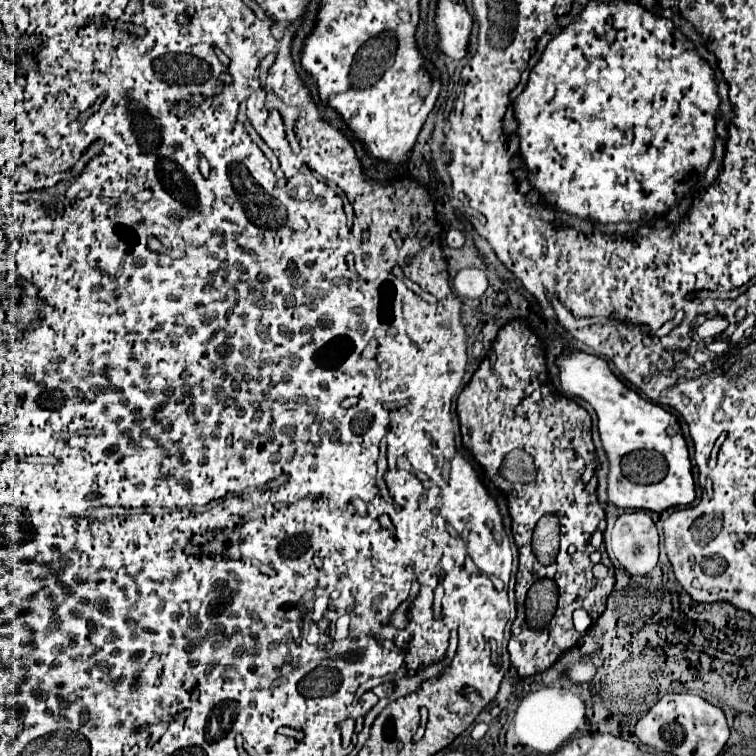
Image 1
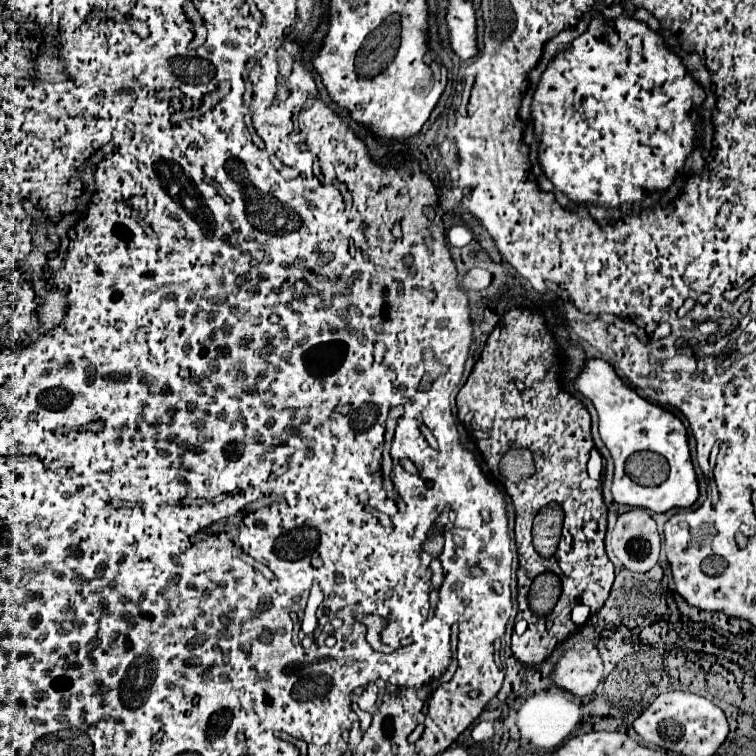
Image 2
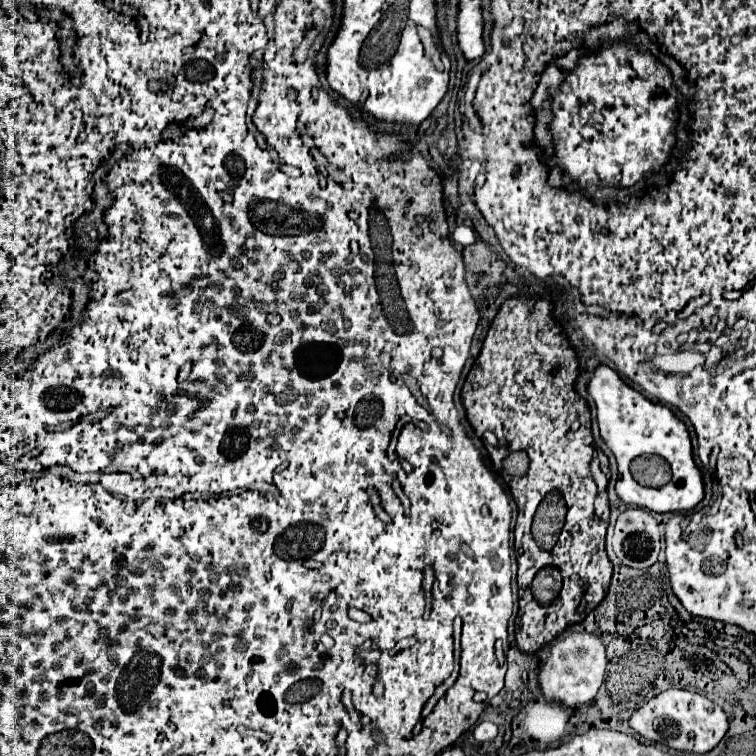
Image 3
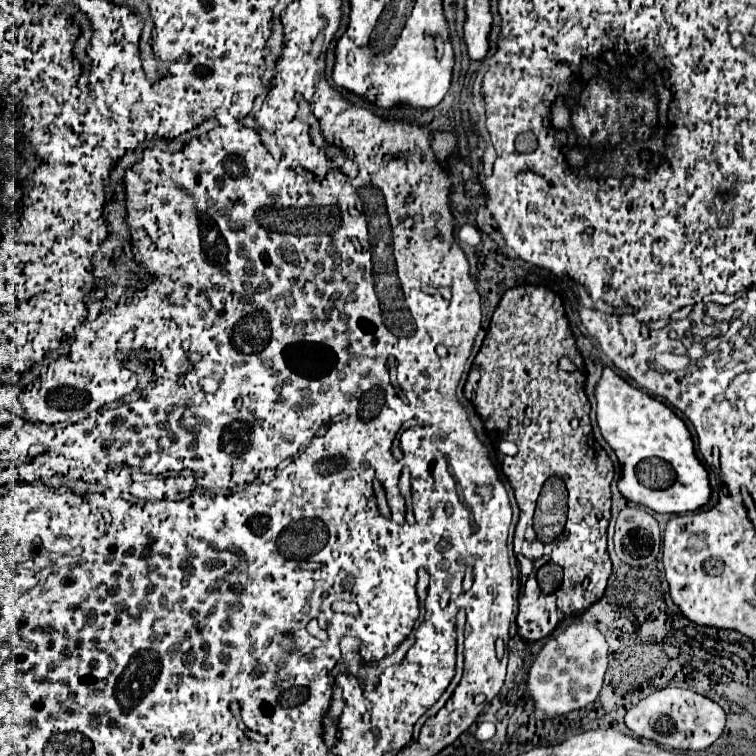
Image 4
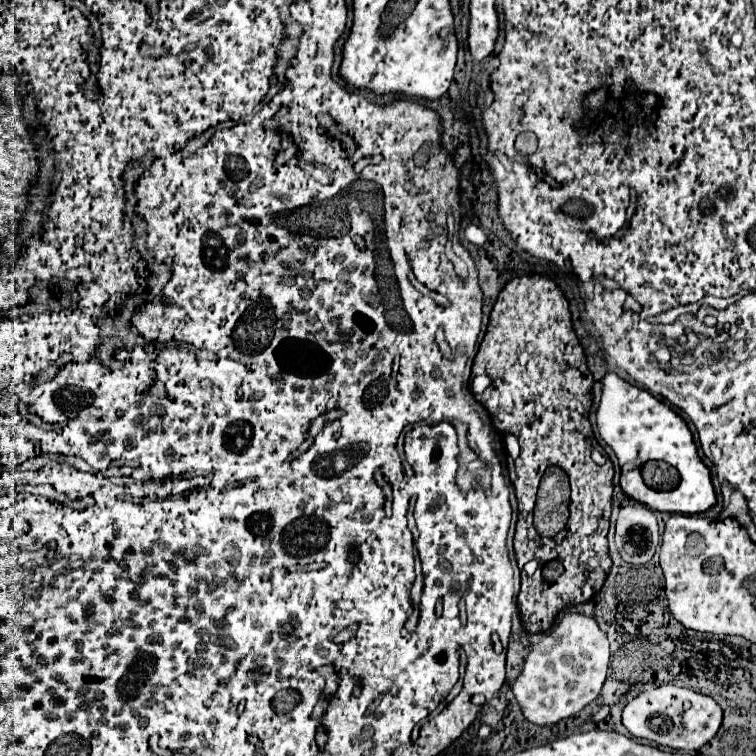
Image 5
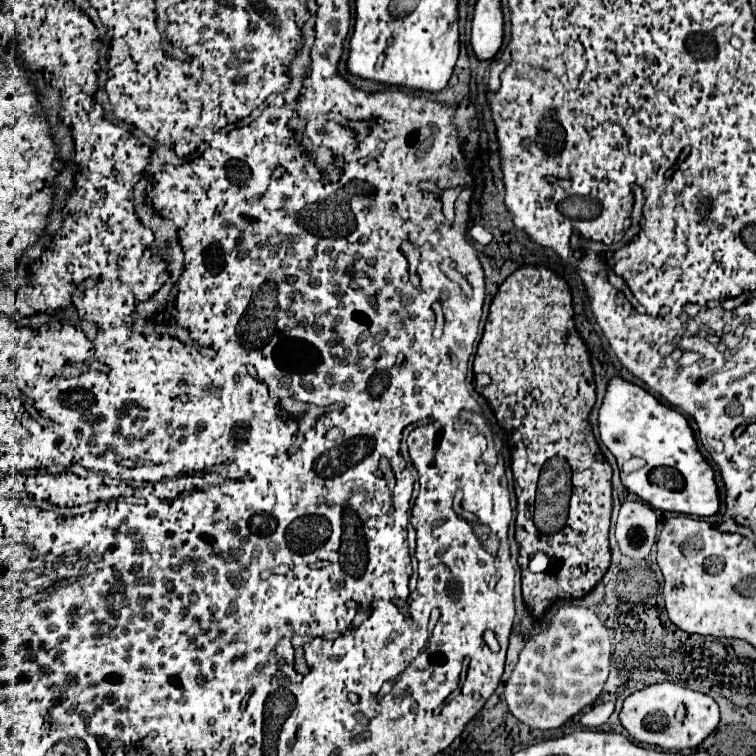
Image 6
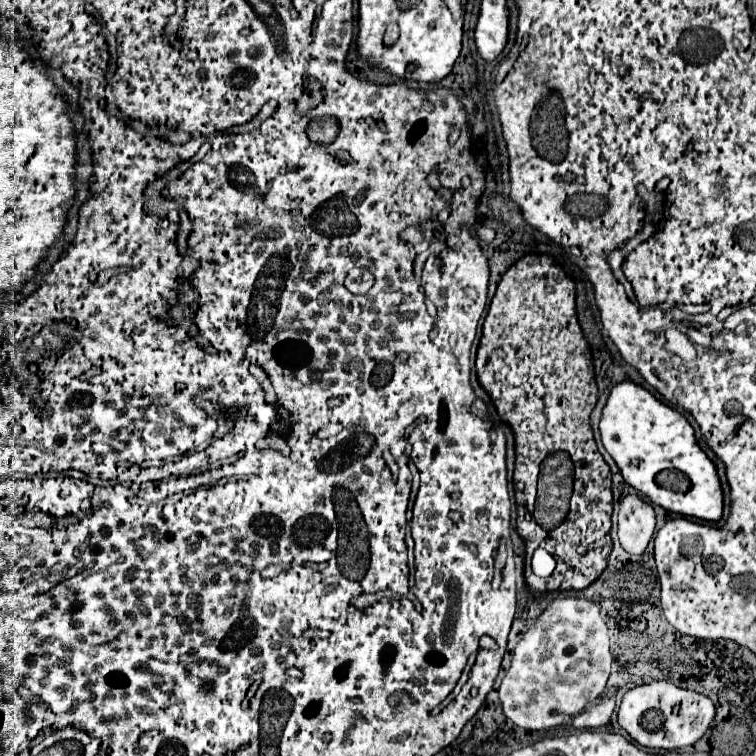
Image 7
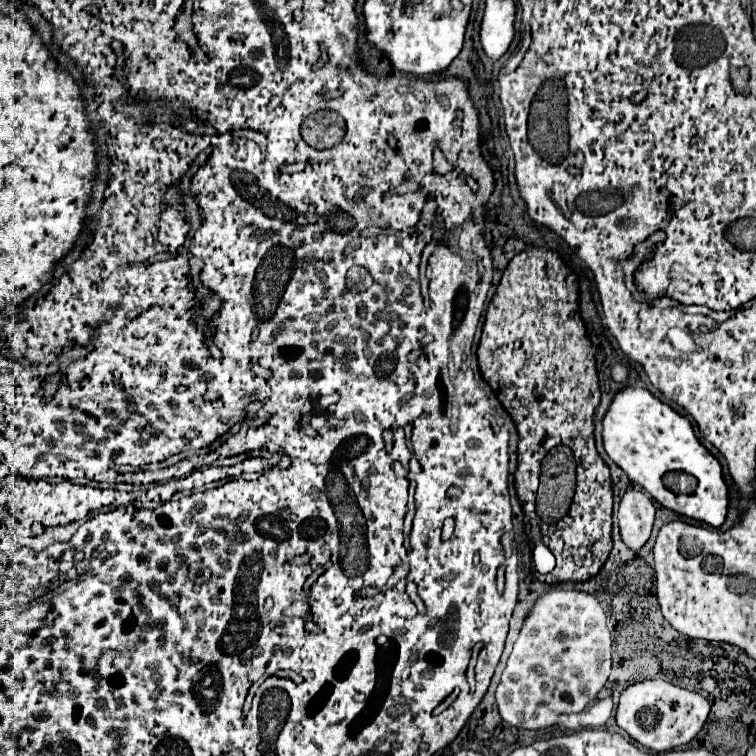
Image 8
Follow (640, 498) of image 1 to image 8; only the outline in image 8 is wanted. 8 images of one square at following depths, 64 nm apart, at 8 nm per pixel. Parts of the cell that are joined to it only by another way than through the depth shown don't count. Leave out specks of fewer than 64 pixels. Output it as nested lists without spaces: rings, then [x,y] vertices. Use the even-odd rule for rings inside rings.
[[[624,386],[616,392],[602,420],[602,438],[606,454],[660,506],[716,528],[722,526],[728,512],[728,490],[722,468],[696,440],[688,418],[656,400],[646,388]]]

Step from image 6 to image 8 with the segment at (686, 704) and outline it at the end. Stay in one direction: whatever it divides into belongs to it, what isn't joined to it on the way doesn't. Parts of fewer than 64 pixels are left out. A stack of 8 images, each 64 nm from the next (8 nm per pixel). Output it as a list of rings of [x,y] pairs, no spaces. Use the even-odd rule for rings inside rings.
[[[644,680],[628,686],[620,694],[616,722],[638,744],[654,752],[666,752],[676,746],[684,746],[698,736],[710,714],[710,702],[690,690],[678,688],[664,680]]]

